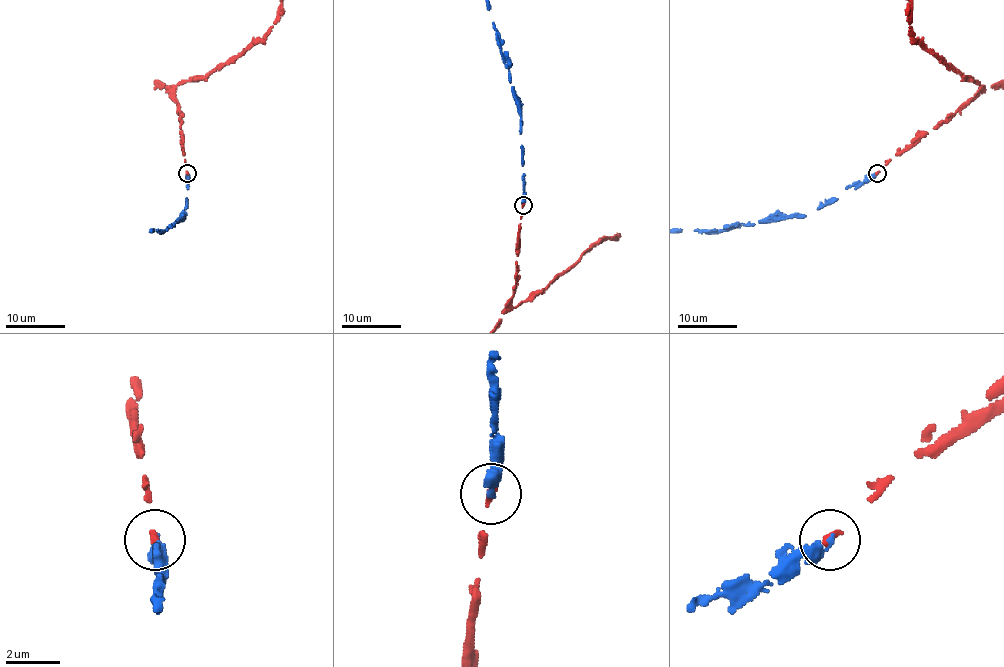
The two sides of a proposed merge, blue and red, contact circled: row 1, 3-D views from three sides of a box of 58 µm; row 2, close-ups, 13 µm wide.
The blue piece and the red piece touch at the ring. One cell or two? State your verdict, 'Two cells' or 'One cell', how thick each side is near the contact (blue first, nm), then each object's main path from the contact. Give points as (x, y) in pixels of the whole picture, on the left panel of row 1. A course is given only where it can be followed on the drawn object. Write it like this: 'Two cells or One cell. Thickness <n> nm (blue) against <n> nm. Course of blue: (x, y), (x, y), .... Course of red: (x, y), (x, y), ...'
One cell. Thickness 360 nm (blue) against 200 nm

